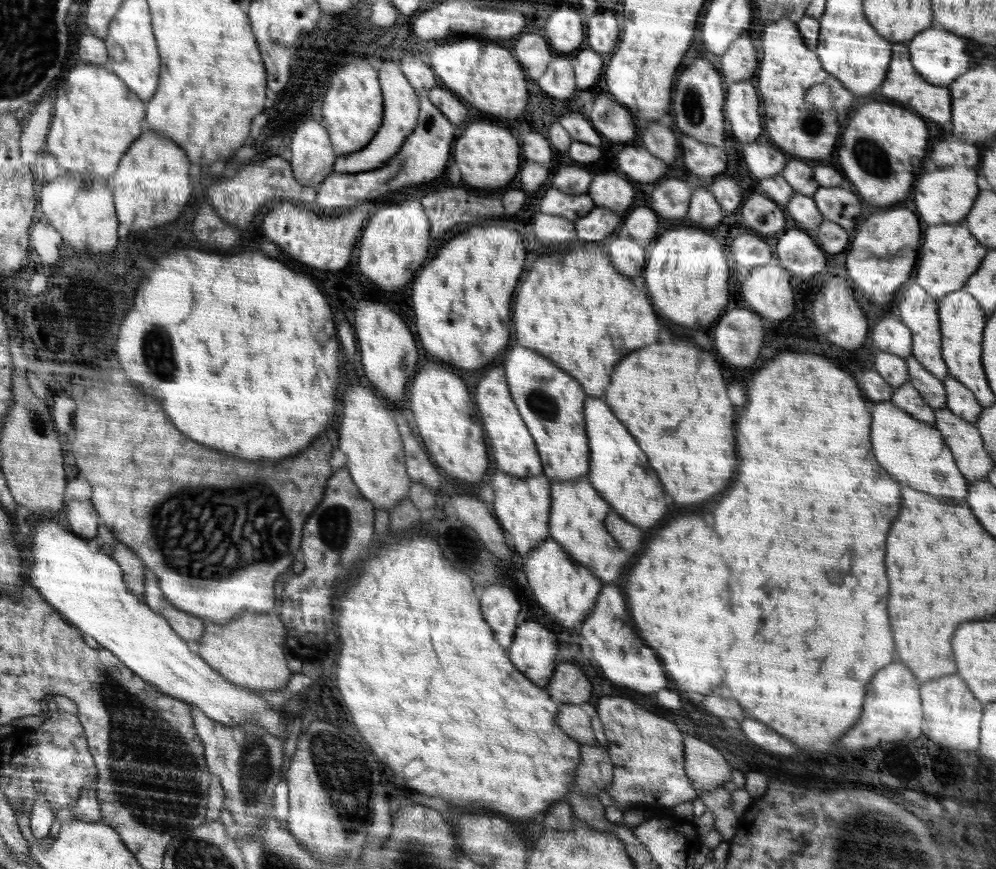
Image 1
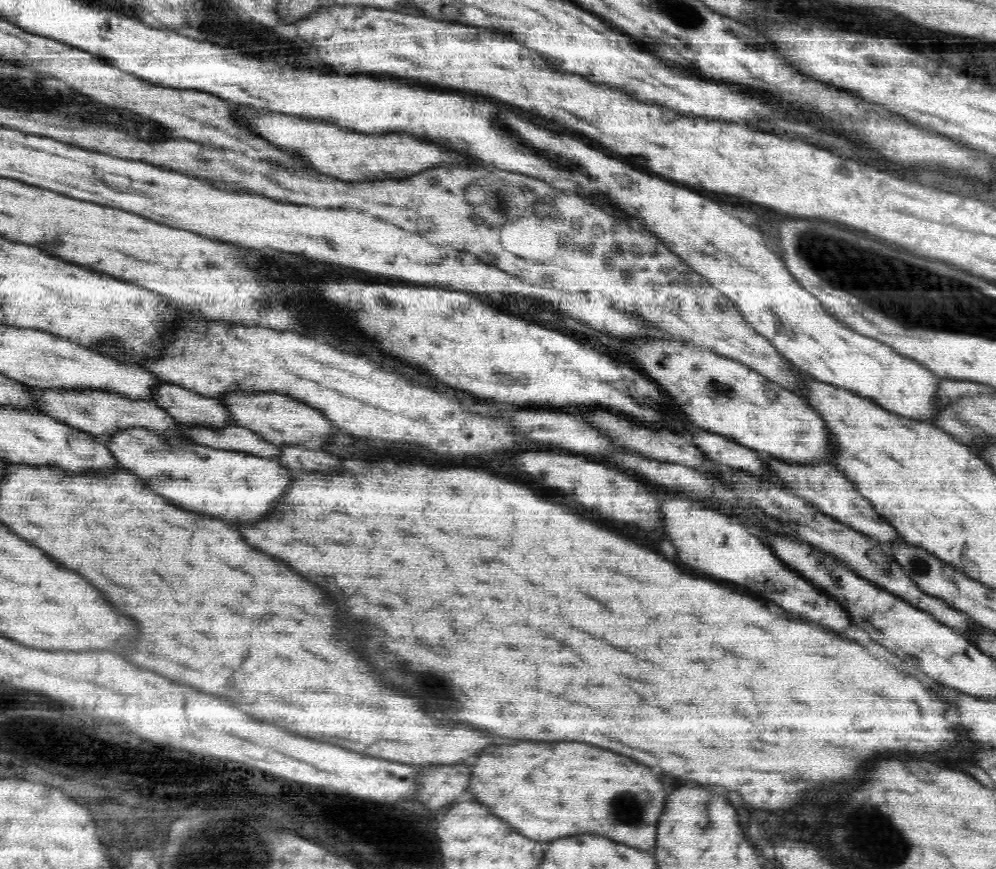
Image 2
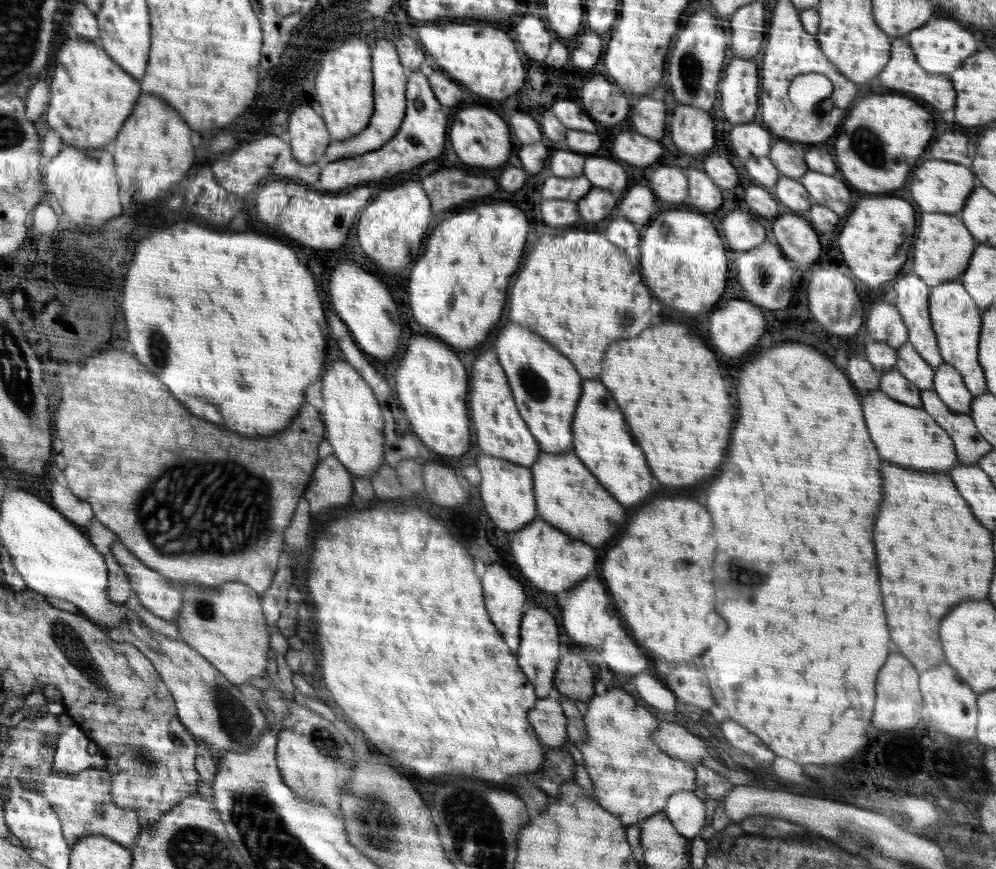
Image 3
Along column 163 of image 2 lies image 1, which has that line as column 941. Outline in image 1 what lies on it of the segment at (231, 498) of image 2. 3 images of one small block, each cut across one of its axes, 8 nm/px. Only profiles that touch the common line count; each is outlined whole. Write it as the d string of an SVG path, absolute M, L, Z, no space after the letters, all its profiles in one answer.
M891 401L876 403L872 410L872 446L878 464L898 478L898 482L906 482L908 486L934 496L948 496L956 500L966 498L969 483L956 466L942 433L936 426L912 418Z

